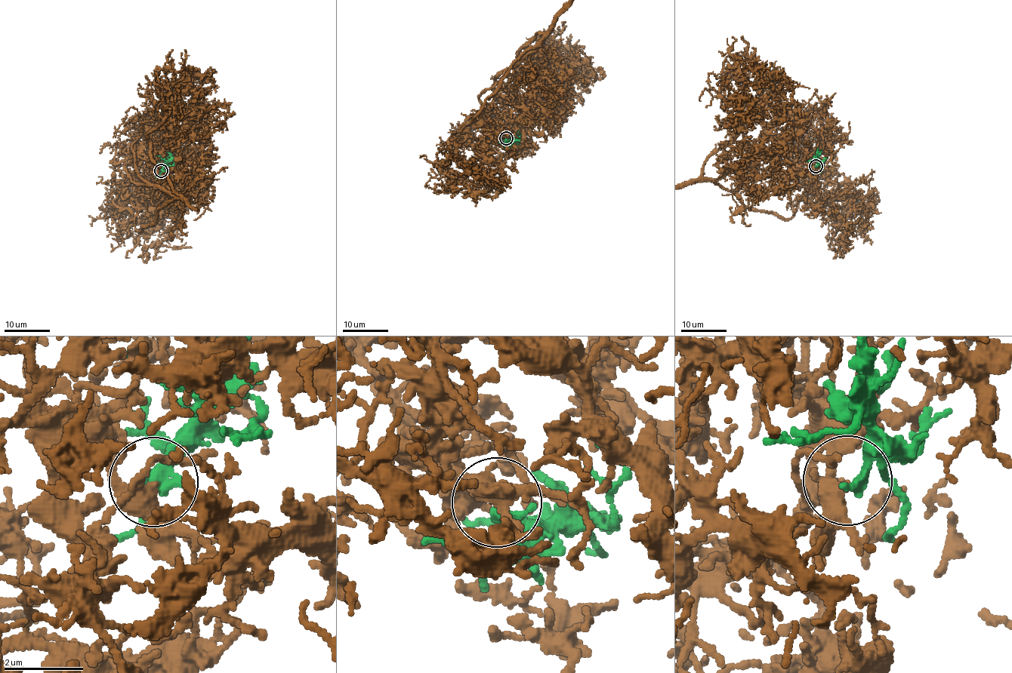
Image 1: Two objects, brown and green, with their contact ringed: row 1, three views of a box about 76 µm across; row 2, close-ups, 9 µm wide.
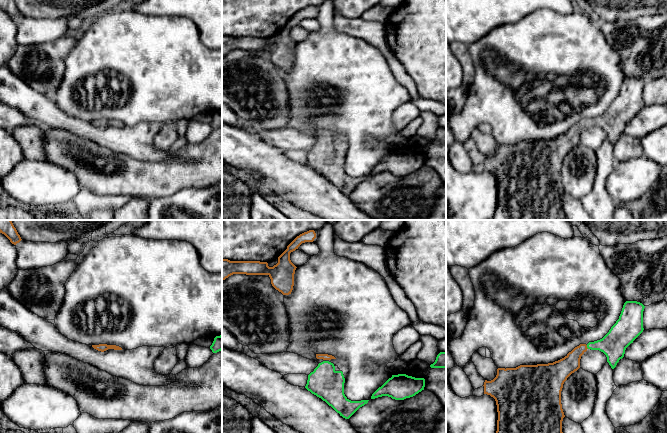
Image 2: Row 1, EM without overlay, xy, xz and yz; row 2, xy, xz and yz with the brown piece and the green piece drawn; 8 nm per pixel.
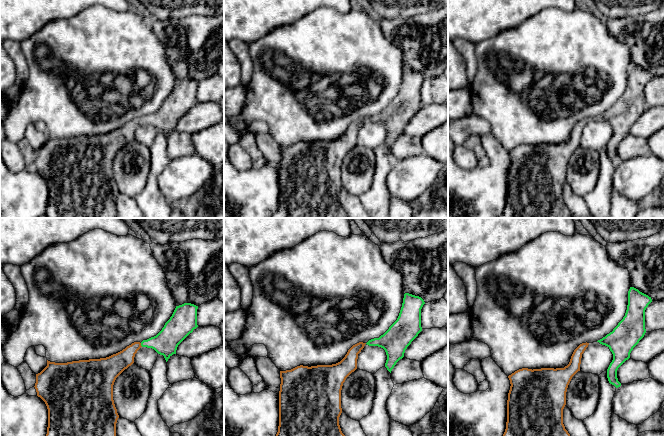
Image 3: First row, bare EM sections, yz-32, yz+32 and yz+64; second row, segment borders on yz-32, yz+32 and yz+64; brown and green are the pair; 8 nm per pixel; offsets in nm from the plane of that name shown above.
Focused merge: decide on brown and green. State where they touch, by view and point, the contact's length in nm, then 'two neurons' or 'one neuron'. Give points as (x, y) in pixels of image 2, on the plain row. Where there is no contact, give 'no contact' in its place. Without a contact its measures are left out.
contact yz (586, 123); length 40 nm; one neuron

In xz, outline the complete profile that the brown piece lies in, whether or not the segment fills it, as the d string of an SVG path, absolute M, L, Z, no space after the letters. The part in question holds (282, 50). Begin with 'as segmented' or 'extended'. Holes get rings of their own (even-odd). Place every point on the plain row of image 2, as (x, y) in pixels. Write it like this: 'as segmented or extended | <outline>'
as segmented | M314 6L297 12L278 33L278 39L273 43L269 43L267 38L222 35L222 57L233 50L268 51L276 66L283 71L289 71L293 66L294 50L297 44L290 36L290 29L298 25L302 19L313 18L315 14Z

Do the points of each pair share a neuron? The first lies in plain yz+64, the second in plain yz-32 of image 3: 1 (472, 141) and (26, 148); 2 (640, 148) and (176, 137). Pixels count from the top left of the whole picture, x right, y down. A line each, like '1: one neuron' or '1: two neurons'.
1: one neuron
2: one neuron

